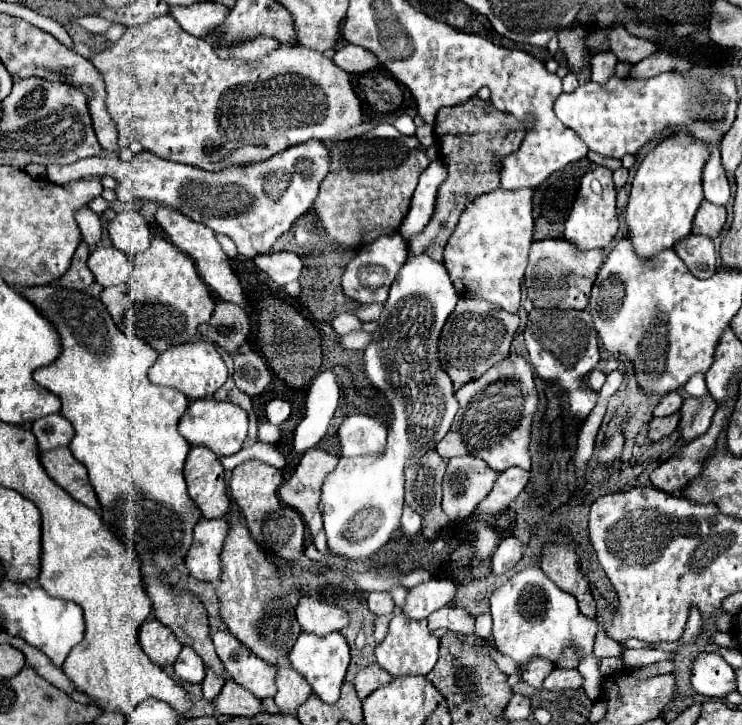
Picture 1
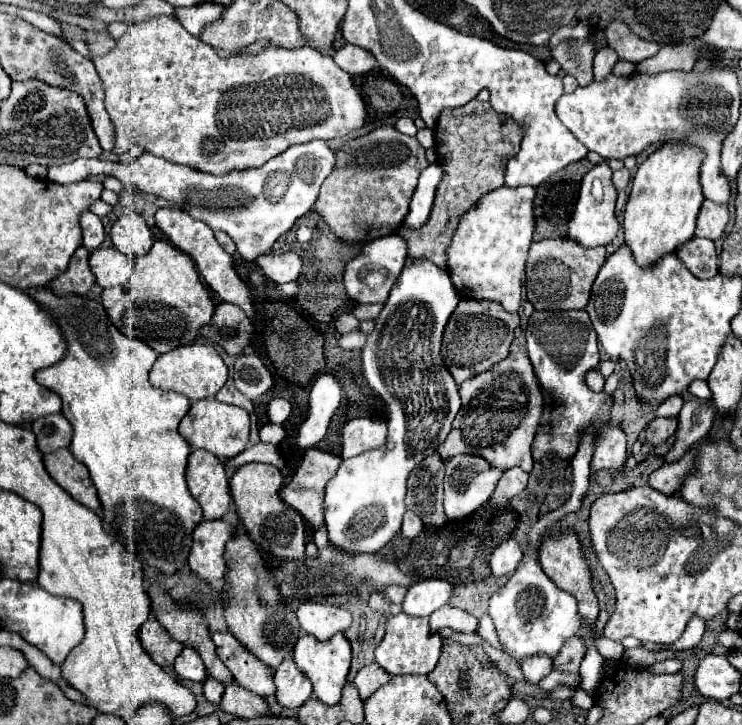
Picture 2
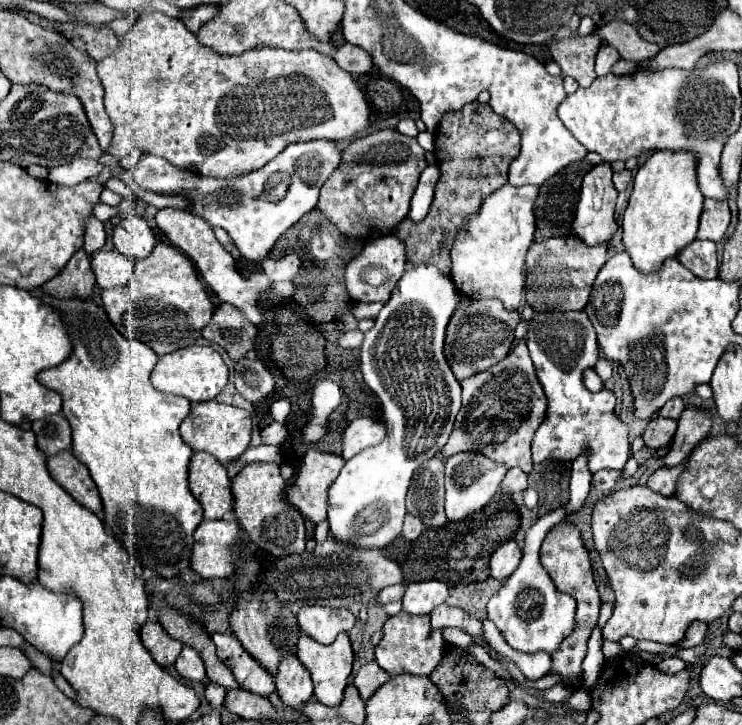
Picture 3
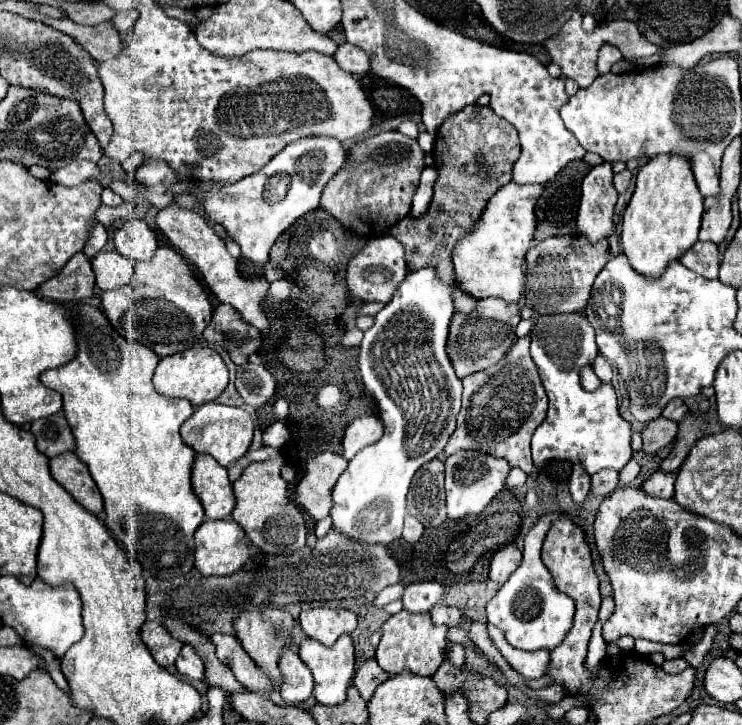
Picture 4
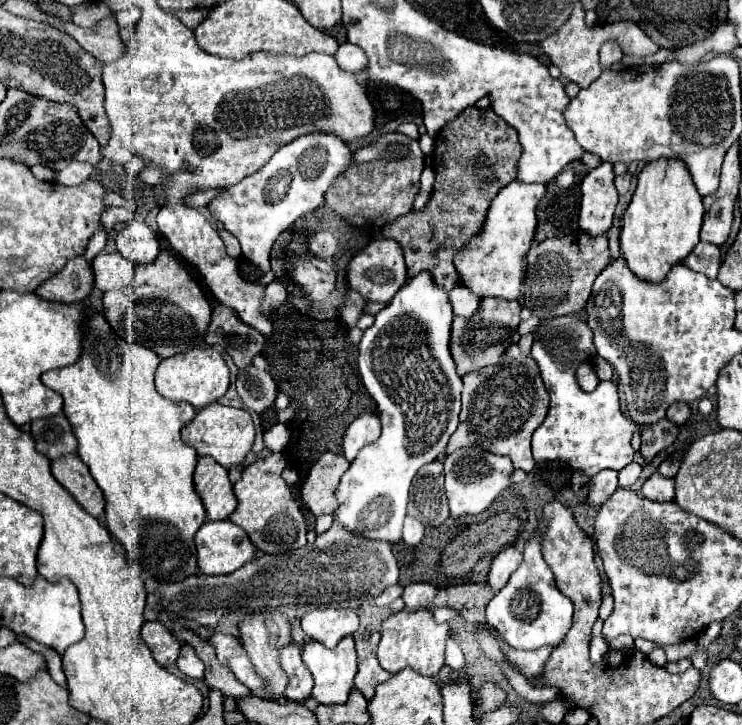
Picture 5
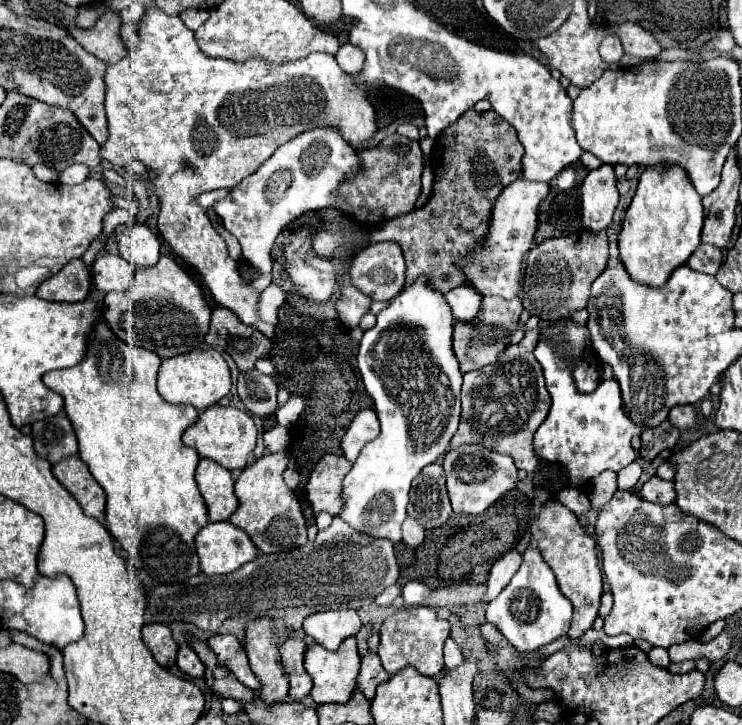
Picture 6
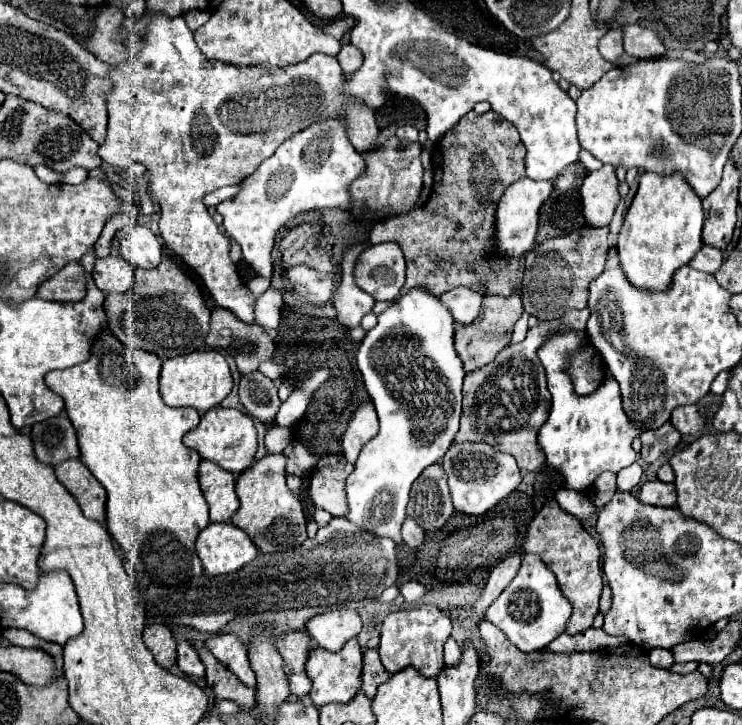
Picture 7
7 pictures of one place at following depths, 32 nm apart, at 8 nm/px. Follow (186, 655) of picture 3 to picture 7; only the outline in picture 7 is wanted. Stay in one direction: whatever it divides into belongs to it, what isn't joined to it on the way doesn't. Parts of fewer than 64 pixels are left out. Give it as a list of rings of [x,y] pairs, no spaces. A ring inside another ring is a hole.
[[[190,642],[178,644],[178,666],[188,676],[198,676],[198,678],[204,676],[204,664],[200,662],[200,658]]]

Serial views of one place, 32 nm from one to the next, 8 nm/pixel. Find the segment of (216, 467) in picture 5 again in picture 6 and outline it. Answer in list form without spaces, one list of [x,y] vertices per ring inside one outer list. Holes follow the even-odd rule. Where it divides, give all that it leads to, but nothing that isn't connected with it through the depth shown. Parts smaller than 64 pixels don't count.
[[[200,458],[196,468],[196,484],[208,506],[208,518],[212,522],[228,520],[238,508],[238,498],[234,494],[234,482],[230,472],[216,464],[214,460]]]

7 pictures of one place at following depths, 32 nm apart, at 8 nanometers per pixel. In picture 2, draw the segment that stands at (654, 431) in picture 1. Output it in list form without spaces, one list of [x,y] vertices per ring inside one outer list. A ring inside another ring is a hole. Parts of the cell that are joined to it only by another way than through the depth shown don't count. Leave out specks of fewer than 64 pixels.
[[[654,418],[646,428],[646,438],[650,444],[660,444],[676,432],[676,426],[678,418]]]

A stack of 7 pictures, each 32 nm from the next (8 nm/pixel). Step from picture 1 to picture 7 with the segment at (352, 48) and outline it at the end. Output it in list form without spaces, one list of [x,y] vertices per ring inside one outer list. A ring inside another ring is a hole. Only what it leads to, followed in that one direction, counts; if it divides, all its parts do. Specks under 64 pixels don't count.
[[[352,44],[342,46],[342,48],[340,48],[340,54],[338,54],[336,58],[338,58],[338,62],[340,62],[340,66],[342,66],[342,70],[344,70],[346,74],[354,74],[356,70],[360,70],[360,66],[362,66],[362,62],[364,62],[362,52],[360,52],[356,46],[352,46]]]

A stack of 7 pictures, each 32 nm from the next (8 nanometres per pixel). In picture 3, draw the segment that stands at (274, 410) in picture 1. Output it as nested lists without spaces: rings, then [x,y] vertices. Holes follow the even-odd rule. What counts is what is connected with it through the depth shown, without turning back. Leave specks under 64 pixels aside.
[[[280,398],[280,400],[274,400],[270,404],[270,416],[274,418],[274,422],[284,422],[286,416],[290,414],[290,402]]]

